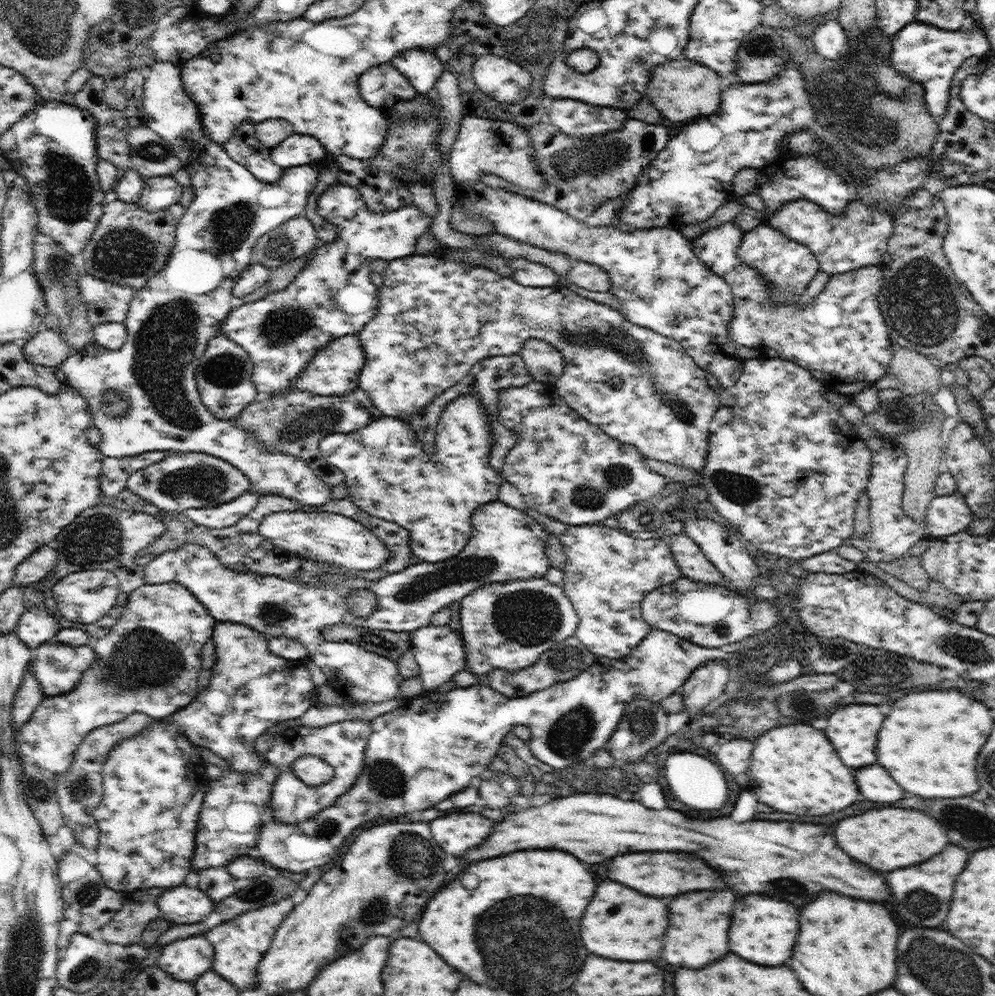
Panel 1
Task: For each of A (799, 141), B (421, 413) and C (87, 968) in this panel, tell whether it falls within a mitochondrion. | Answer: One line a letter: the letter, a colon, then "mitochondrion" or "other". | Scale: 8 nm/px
A: other
B: other
C: mitochondrion

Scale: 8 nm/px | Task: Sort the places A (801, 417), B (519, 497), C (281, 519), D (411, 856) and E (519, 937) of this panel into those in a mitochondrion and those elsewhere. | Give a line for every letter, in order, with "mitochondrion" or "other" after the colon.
A: other
B: other
C: other
D: mitochondrion
E: mitochondrion

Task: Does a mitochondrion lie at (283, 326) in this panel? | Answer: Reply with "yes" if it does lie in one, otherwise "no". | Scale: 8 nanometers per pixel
yes

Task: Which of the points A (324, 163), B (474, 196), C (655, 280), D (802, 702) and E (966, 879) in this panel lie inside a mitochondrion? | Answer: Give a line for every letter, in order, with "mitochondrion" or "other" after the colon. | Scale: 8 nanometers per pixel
A: other
B: mitochondrion
C: mitochondrion
D: mitochondrion
E: other

